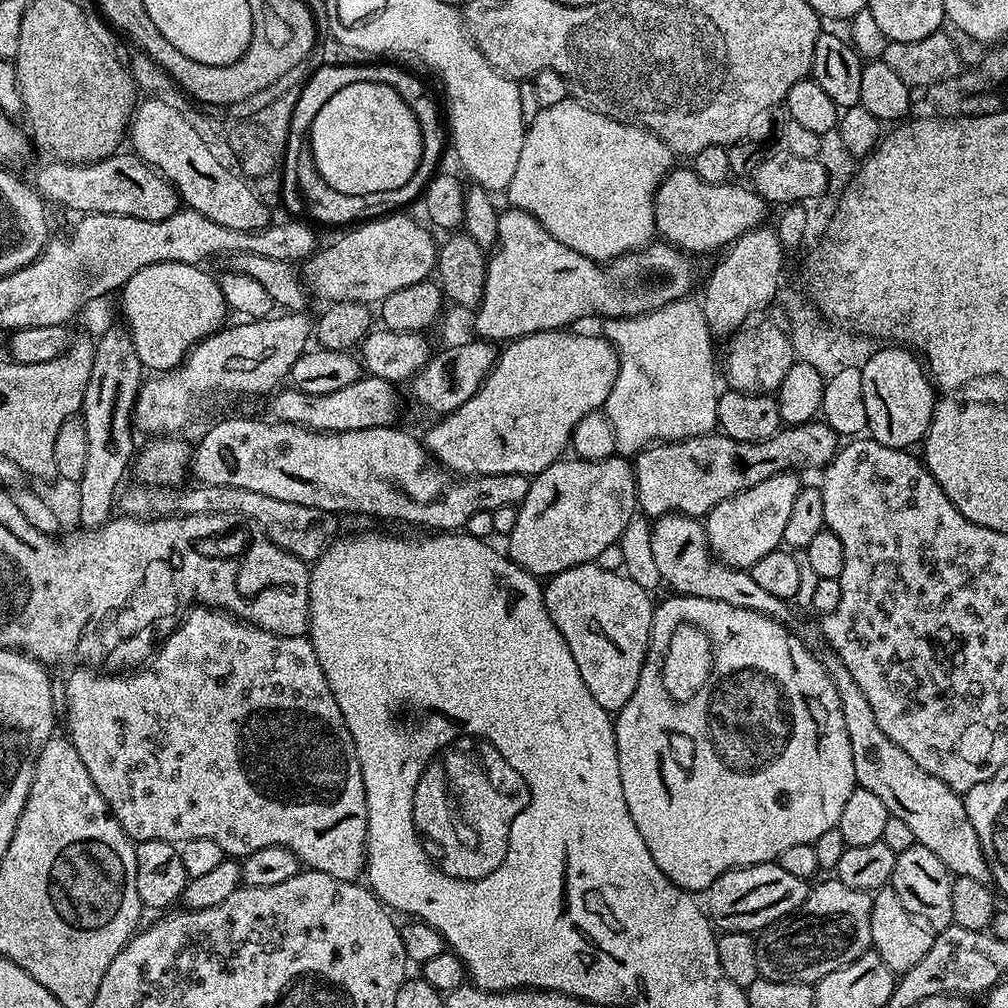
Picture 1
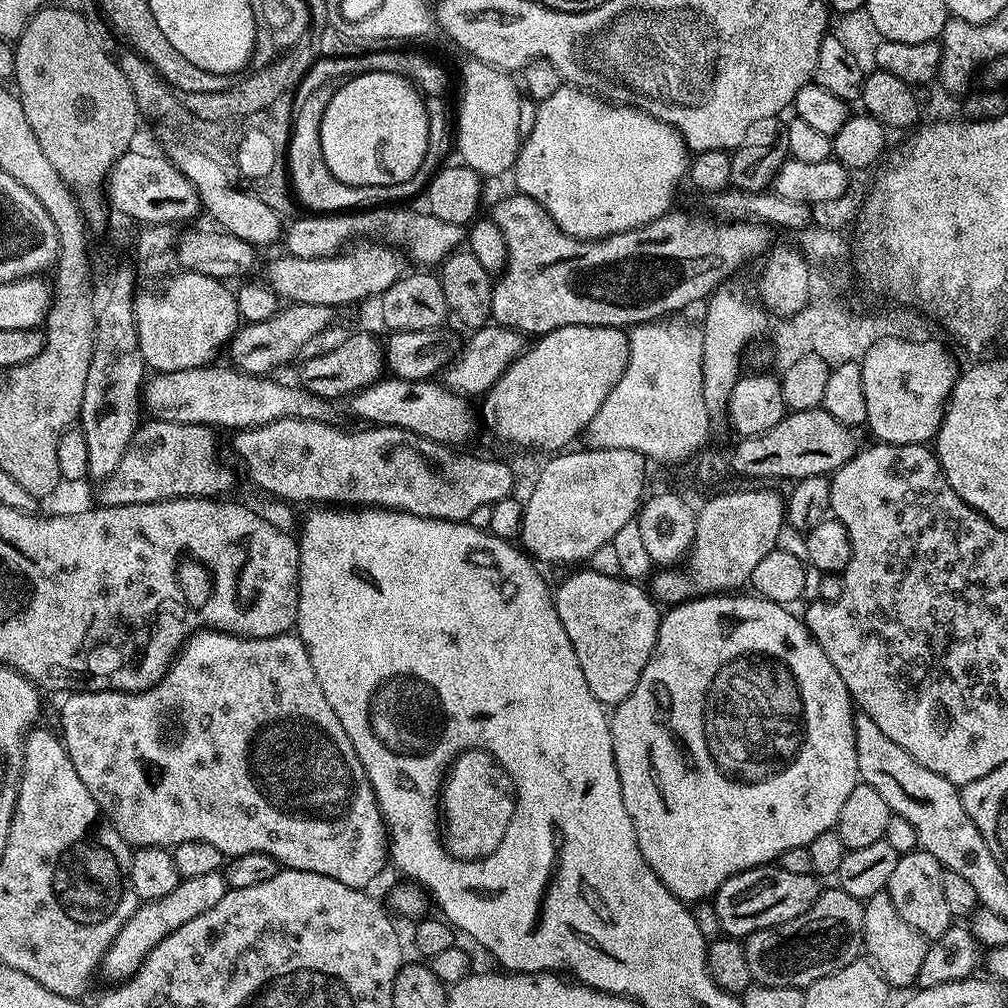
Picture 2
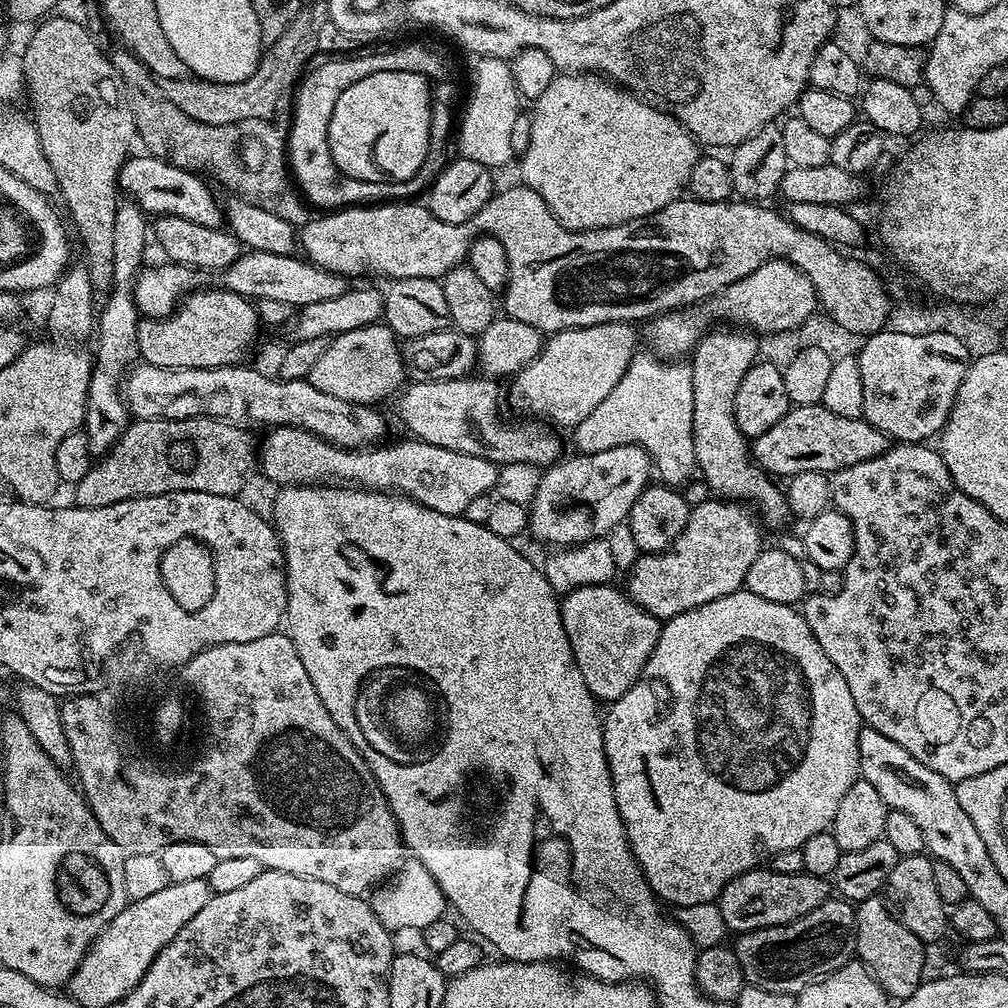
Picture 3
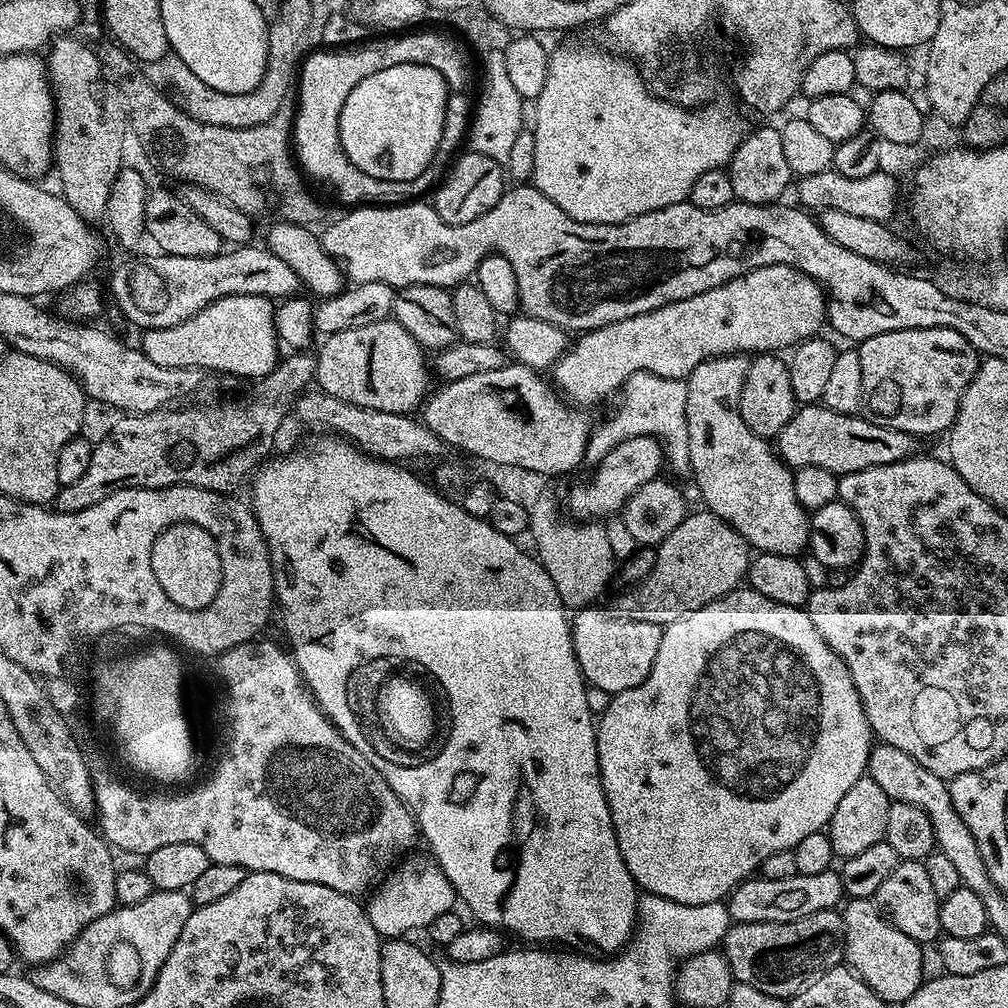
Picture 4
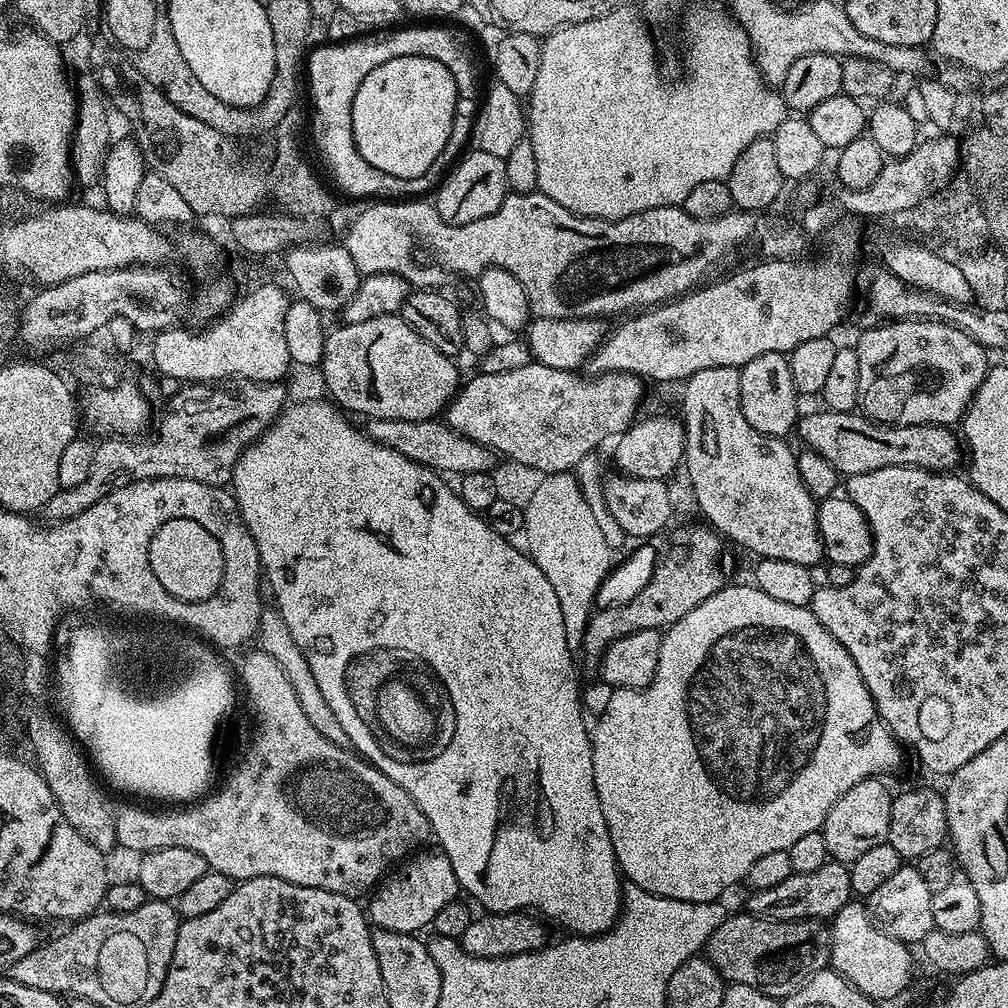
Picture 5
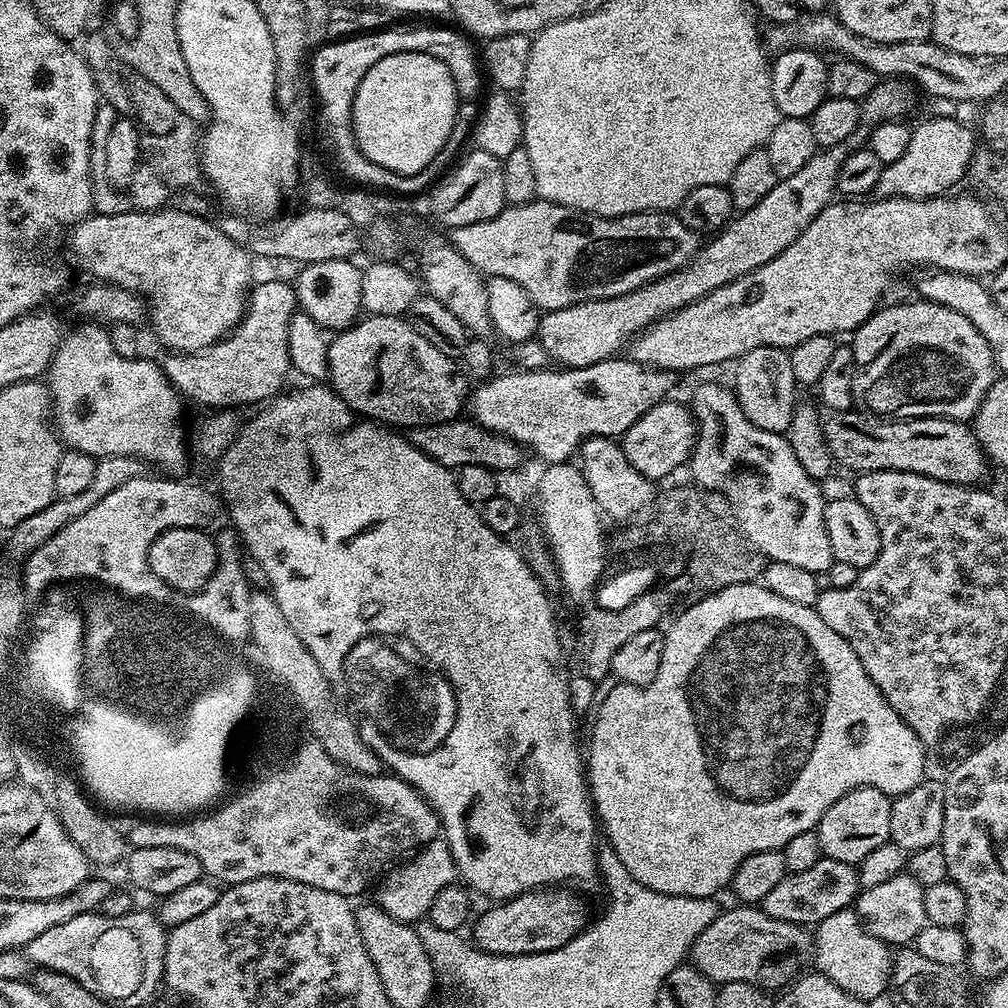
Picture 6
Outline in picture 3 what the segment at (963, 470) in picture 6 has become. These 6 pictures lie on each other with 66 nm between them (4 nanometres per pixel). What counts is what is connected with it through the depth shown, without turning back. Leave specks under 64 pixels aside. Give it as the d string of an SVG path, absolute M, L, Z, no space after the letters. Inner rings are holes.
M822 403L810 406L789 407L782 417L766 434L751 441L750 451L753 461L772 478L787 478L802 474L806 470L829 474L878 458L890 447L890 438L882 430L861 418L842 418ZM781 476L781 477L780 477Z

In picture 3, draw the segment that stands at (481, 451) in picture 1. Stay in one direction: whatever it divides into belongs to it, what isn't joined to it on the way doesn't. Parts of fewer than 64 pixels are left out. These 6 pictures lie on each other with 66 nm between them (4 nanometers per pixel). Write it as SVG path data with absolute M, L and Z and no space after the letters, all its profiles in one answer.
M625 322L567 328L564 332L551 333L534 362L516 373L511 381L513 394L533 417L557 429L574 430L578 422L589 416L626 374L632 357L638 351L636 332L632 328L635 327Z

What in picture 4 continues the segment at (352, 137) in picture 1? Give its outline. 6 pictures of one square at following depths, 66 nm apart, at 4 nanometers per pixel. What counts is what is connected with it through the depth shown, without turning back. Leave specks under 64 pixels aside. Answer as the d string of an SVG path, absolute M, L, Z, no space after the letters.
M389 66L387 70L378 70L378 74L370 74L370 78L362 78L362 82L350 90L346 106L342 106L342 150L353 166L370 178L390 182L418 178L428 157L442 142L449 95L448 83L438 70L430 70L430 66Z

